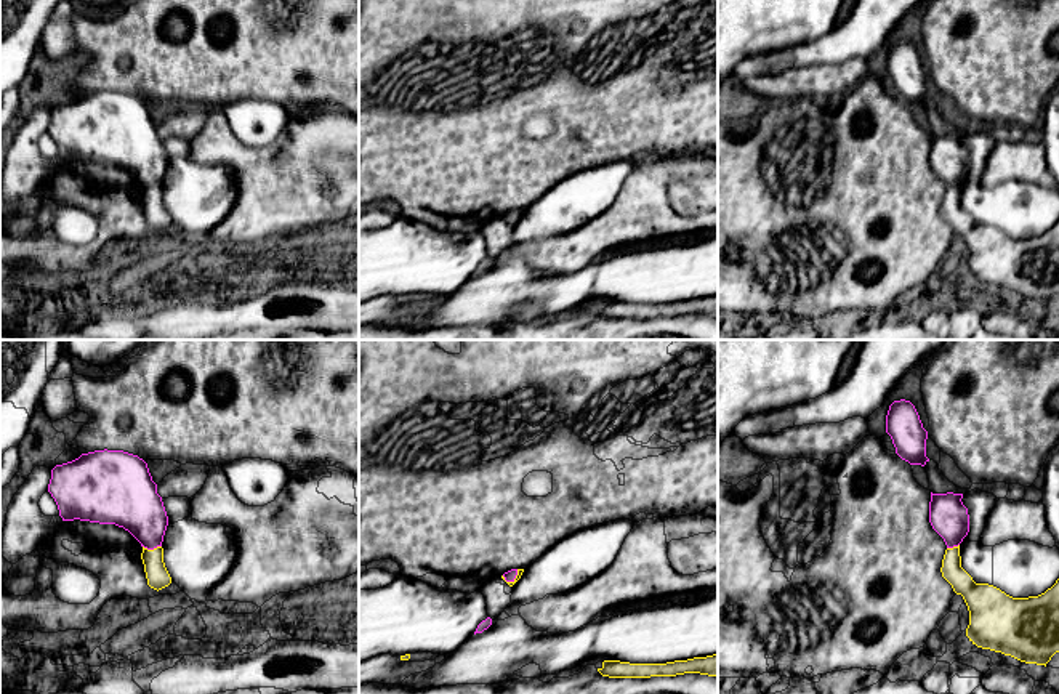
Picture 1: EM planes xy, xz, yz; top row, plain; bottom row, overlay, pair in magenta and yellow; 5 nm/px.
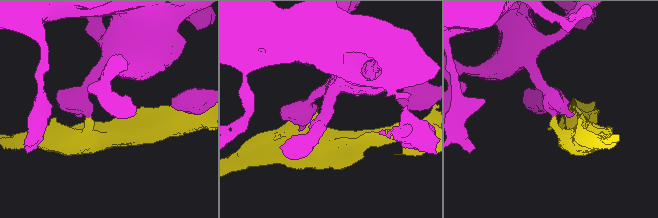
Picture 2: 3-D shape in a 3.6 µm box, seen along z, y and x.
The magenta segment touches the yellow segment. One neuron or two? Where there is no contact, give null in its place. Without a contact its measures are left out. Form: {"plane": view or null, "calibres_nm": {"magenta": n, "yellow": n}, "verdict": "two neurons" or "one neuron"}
{"plane": "xy", "calibres_nm": {"magenta": 260, "yellow": 120}, "verdict": "two neurons"}

